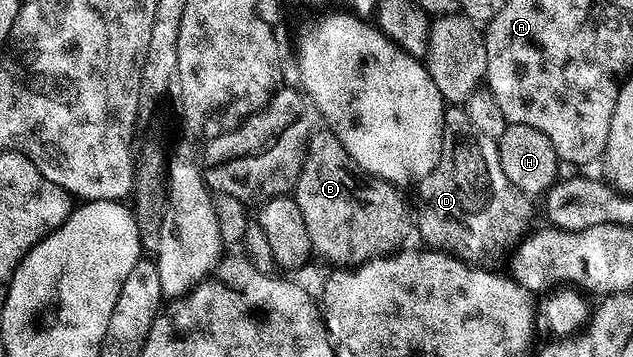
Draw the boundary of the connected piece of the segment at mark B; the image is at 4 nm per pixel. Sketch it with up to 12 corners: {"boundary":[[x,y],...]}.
{"boundary":[[327,127],[295,196],[314,250],[356,267],[396,250],[402,190]]}

